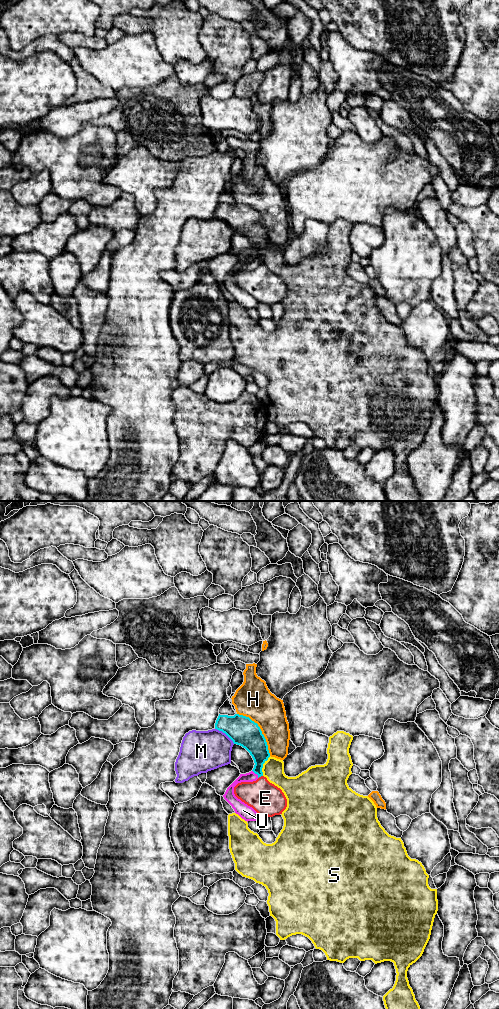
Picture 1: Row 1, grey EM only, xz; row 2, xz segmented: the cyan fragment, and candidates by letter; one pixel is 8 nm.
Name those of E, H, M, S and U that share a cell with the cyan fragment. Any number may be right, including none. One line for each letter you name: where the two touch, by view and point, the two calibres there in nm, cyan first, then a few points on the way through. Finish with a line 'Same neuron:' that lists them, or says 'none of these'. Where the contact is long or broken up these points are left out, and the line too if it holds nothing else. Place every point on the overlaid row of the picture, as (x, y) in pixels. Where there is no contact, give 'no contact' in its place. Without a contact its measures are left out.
U: xz (256, 773) | 180/80 nm | across xz (254, 742), (258, 748), (256, 773), (251, 776)
Same neuron: U

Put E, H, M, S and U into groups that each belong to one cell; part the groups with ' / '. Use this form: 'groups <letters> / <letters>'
groups E / H / M / S / U

